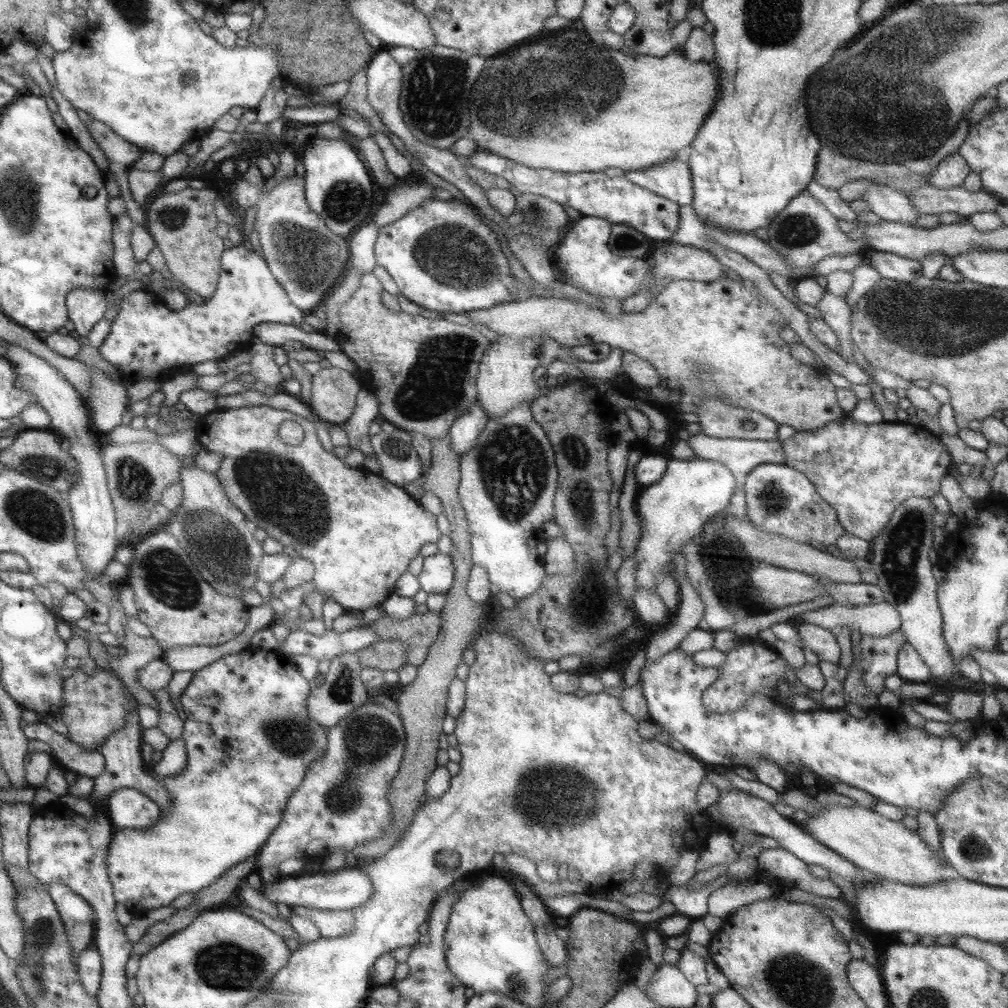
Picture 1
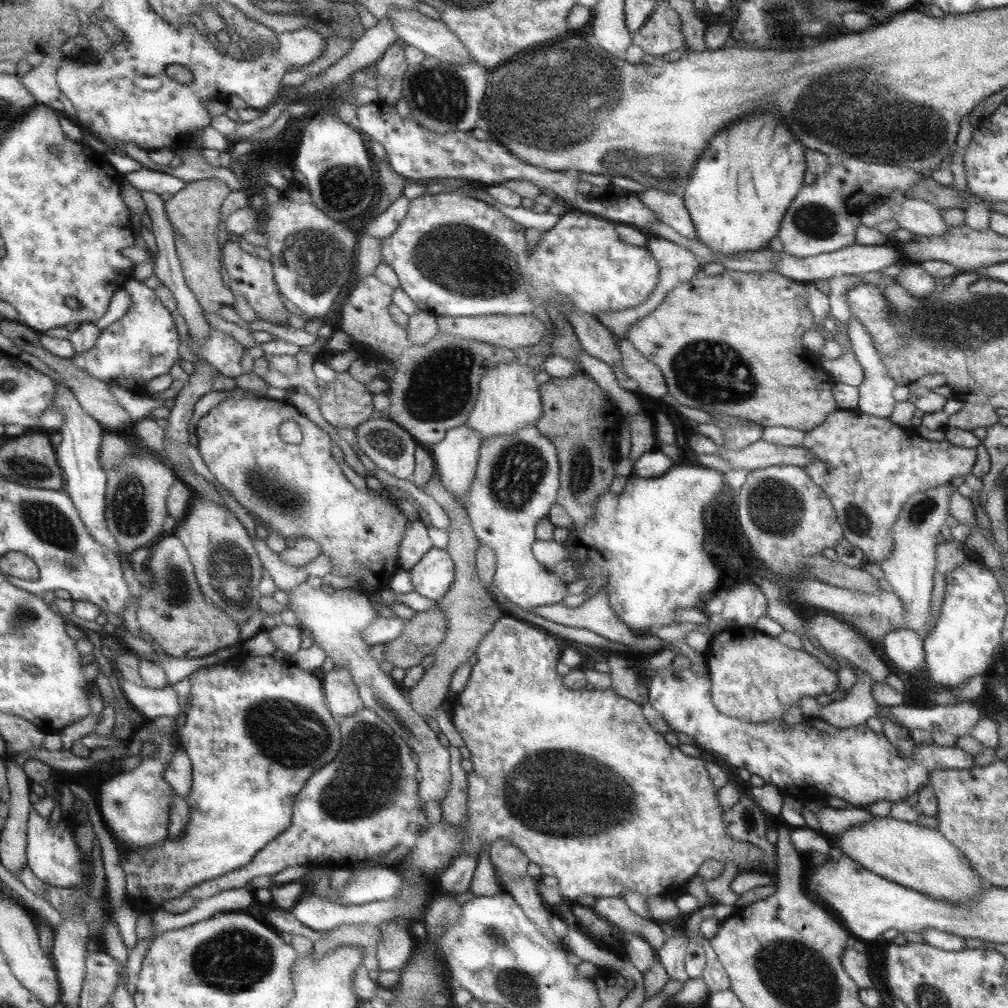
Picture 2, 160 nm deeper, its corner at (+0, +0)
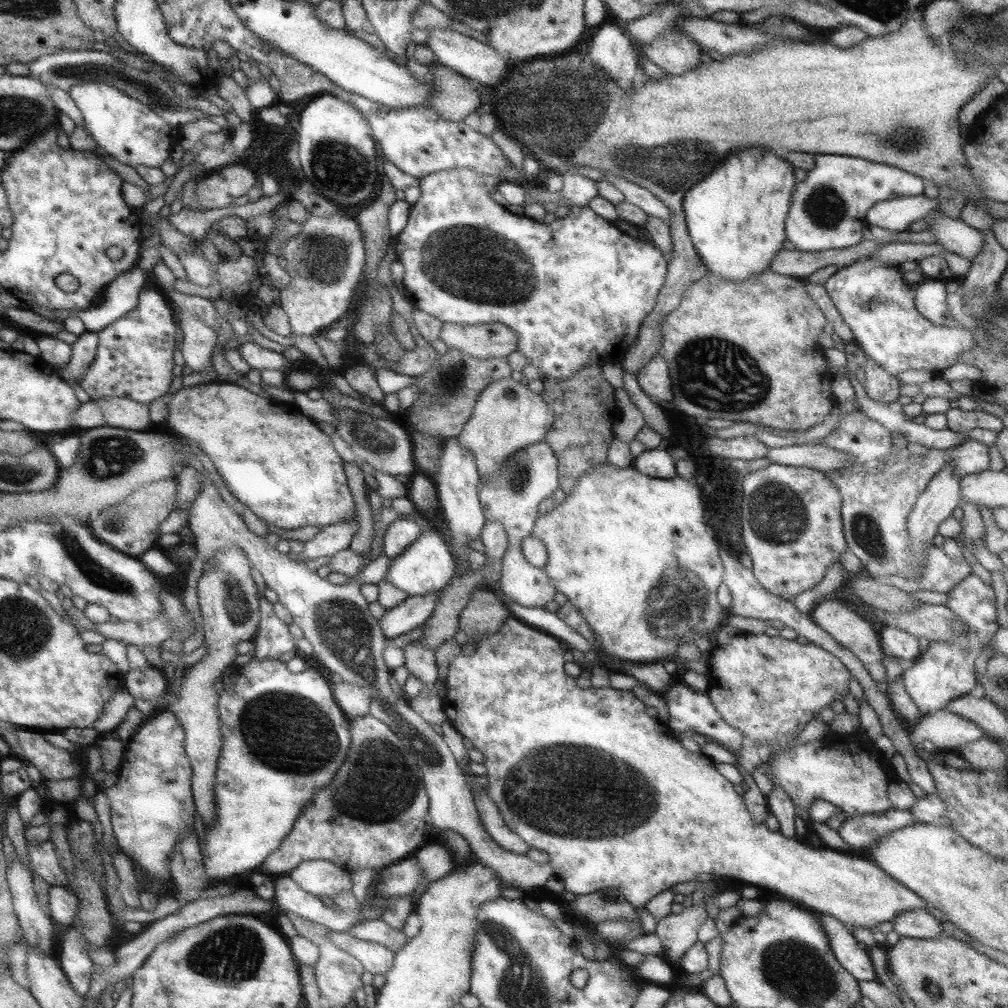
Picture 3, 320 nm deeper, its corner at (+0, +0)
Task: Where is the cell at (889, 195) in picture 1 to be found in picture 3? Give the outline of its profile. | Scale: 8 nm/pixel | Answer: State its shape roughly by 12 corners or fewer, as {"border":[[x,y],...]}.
{"border":[[939,213],[925,229],[945,251],[970,263],[984,234]]}

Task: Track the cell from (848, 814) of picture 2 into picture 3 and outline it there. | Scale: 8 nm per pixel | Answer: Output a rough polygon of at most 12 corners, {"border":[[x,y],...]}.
{"border":[[909,810],[845,819],[839,836],[851,848],[875,844],[915,824]]}

